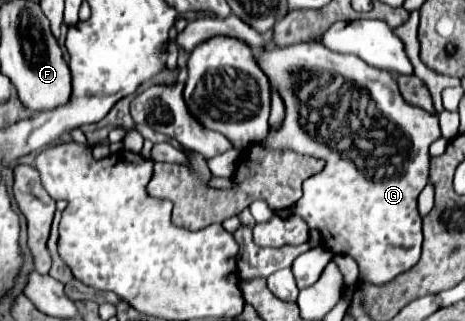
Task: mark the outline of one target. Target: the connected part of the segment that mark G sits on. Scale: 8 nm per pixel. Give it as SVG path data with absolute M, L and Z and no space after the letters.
M295 43L295 45L287 45L287 47L265 47L261 51L255 53L255 59L257 59L257 65L261 67L261 71L269 77L271 81L271 87L281 95L283 103L285 103L285 121L283 121L283 127L273 133L273 135L267 135L263 139L263 145L273 149L273 151L279 151L279 149L291 149L295 153L301 153L301 155L313 155L313 157L321 157L325 159L325 169L323 173L317 173L313 175L313 179L309 179L307 183L303 183L303 197L293 205L293 213L301 215L311 229L319 229L321 231L321 239L323 239L323 245L329 247L329 251L333 253L345 253L345 255L351 255L357 265L359 265L359 281L365 281L365 283L373 283L373 285L385 285L389 281L393 281L397 275L409 271L421 257L421 241L423 241L423 233L421 233L421 215L417 213L417 197L419 193L423 191L423 187L427 185L427 179L429 179L429 145L441 137L441 131L439 131L439 115L433 115L421 107L415 107L415 105L409 105L405 103L405 99L401 97L399 93L399 87L397 87L397 81L393 79L393 75L389 71L383 71L383 69L375 69L367 63L363 63L361 59L357 59L355 55L341 55L341 53L335 53L319 43Z

